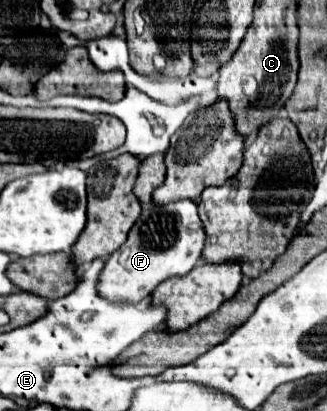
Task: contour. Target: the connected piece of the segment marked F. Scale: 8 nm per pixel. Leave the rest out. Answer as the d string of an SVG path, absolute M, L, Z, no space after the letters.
M176 201L168 205L144 207L140 219L128 233L126 243L110 255L98 279L98 295L108 301L138 303L174 275L186 275L200 259L204 249L204 227L194 201Z

